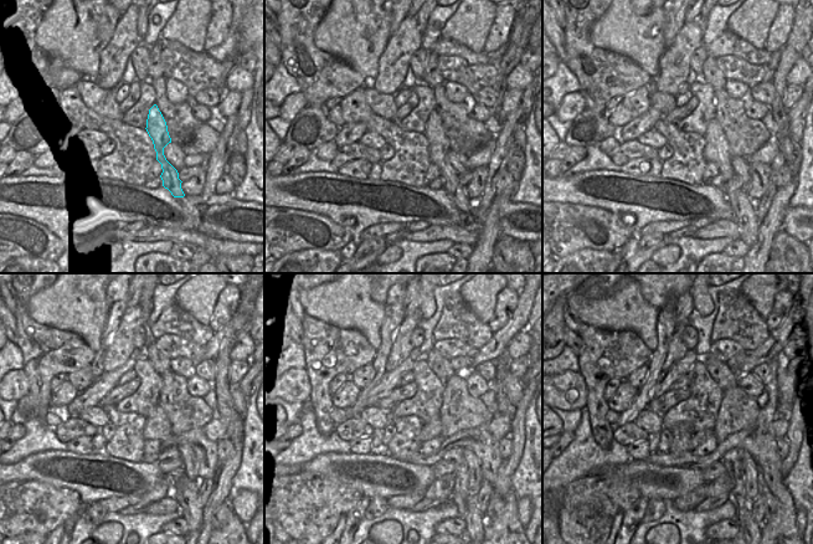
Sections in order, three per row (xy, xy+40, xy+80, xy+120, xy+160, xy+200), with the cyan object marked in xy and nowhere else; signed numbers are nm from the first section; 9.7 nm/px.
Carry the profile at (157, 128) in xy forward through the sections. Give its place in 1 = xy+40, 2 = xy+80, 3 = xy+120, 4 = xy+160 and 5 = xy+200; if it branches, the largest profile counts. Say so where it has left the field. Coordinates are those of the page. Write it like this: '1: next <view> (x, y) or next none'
1: next xy+40 (435, 131)
2: next xy+80 (744, 210)
3: next xy+120 (186, 492)
4: next xy+160 (476, 523)
5: next xy+200 (750, 524)

